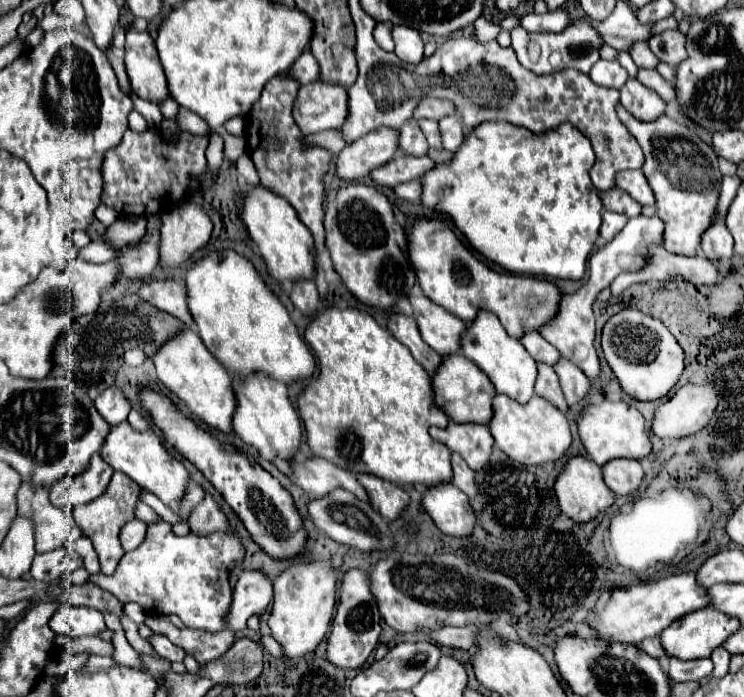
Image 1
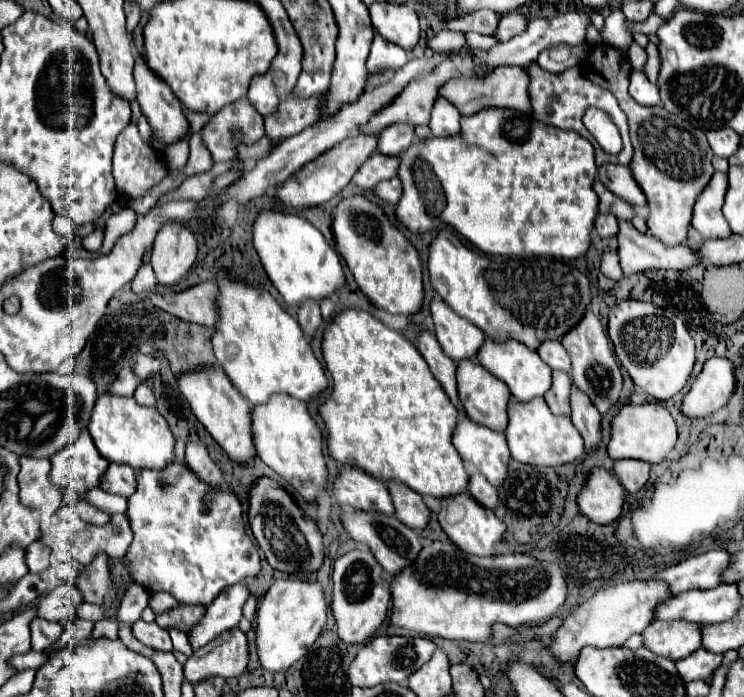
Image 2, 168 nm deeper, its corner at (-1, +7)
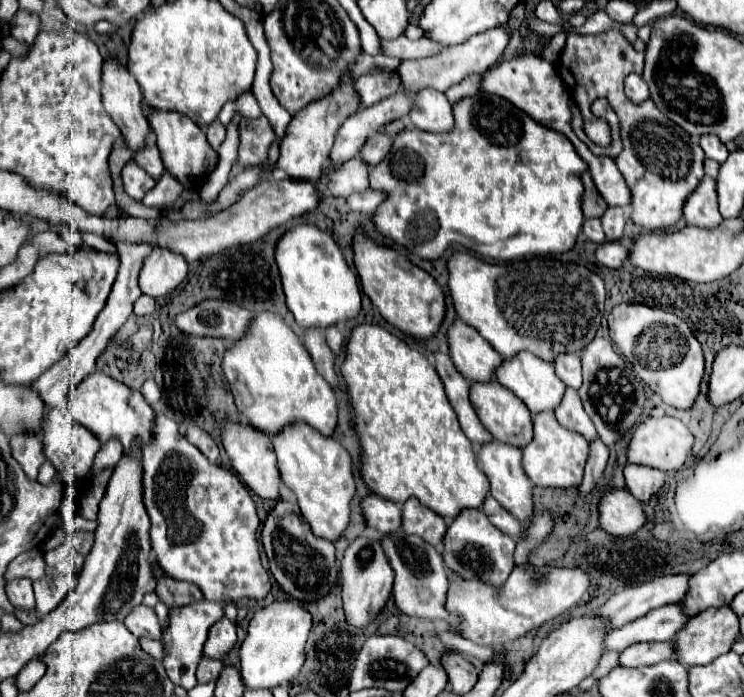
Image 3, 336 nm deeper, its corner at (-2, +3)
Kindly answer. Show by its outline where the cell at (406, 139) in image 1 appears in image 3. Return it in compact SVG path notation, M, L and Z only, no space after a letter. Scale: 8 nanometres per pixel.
M374 133L372 137L366 139L364 147L360 149L360 157L368 167L374 167L390 153L390 147L392 147L392 139L388 135Z

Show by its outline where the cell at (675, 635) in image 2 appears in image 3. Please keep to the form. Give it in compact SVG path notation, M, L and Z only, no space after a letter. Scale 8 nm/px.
M636 643L624 649L618 657L620 667L644 667L656 665L662 659L674 659L674 643Z

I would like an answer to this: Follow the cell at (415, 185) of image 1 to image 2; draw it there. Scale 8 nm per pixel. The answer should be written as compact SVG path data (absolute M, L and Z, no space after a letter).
M393 177L393 179L389 179L389 181L381 181L381 183L377 183L375 193L377 193L383 201L397 205L399 199L401 199L401 179Z

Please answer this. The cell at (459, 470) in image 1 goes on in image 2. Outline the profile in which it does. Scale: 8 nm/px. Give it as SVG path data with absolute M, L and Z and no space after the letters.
M471 473L469 475L469 495L477 499L483 507L493 509L497 505L497 489L481 475L481 473Z

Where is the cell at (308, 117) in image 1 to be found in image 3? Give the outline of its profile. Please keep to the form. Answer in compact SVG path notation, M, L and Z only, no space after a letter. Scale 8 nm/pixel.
M264 115L258 119L240 119L238 133L240 133L238 163L244 167L260 165L266 159L268 147L274 139L274 131L268 119Z

